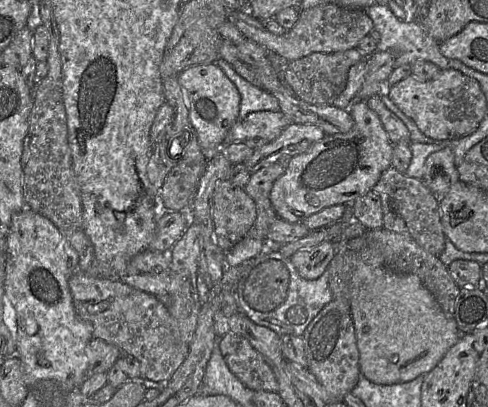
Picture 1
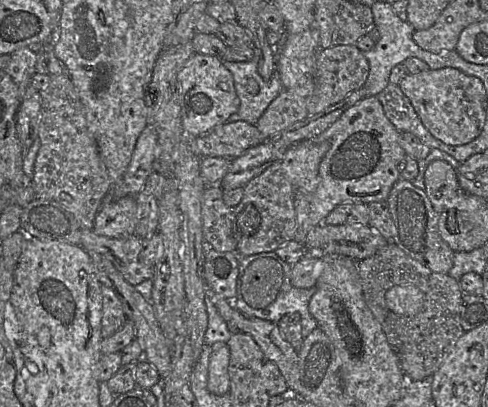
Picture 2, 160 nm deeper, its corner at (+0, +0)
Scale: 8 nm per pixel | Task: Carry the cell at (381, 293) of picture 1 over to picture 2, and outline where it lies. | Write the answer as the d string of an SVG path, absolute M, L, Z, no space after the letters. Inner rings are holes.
M413 284L395 285L385 293L385 302L395 314L412 317L421 311L424 294Z

